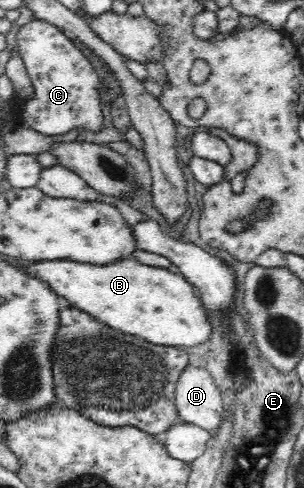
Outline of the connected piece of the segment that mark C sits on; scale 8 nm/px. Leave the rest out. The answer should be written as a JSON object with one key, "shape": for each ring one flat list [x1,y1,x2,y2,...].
{"shape":[[37,18,17,33,17,52,33,82,35,95,25,103,23,121,39,133,51,136,69,133,73,127,101,127,101,103,97,93,97,71,55,24]]}

